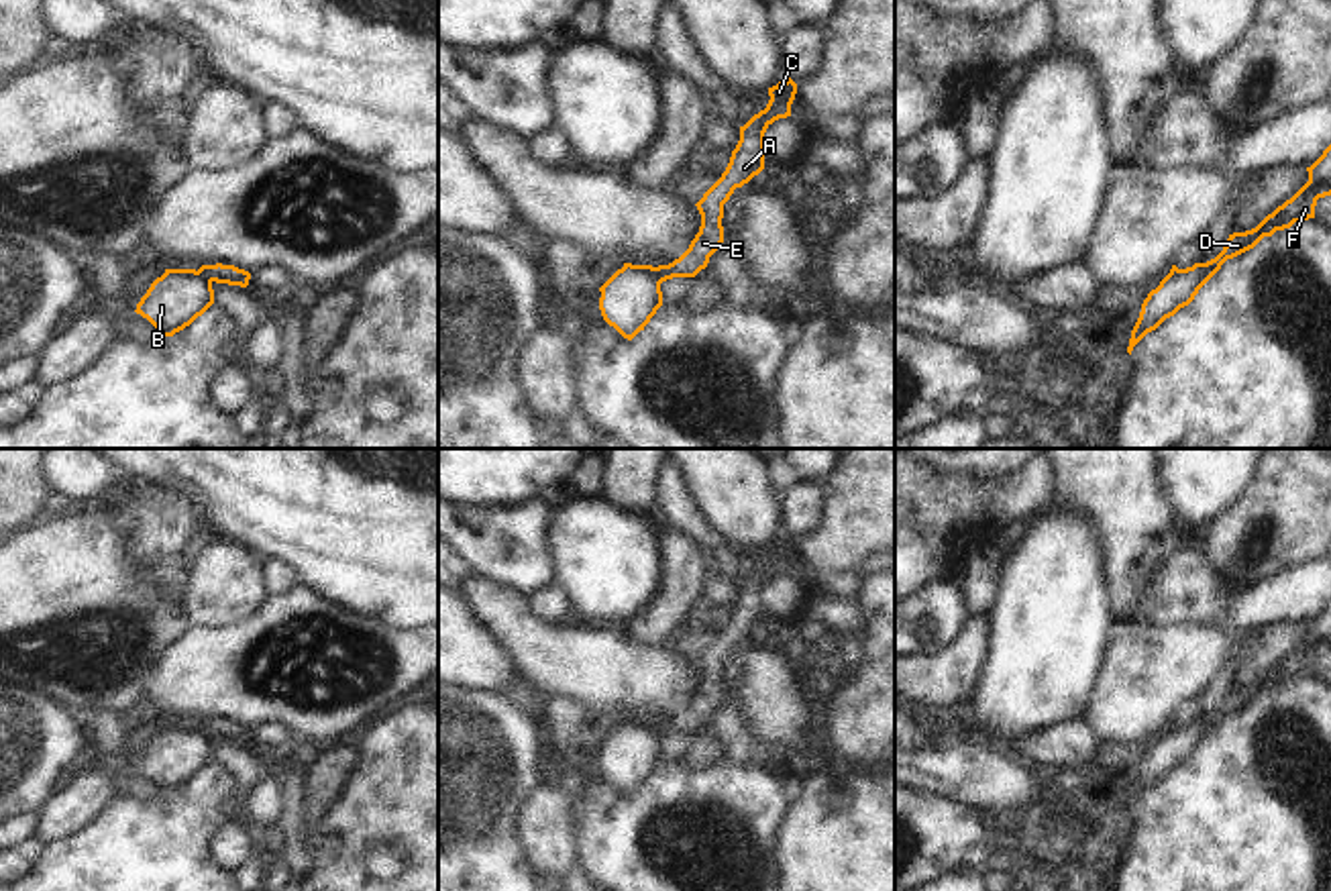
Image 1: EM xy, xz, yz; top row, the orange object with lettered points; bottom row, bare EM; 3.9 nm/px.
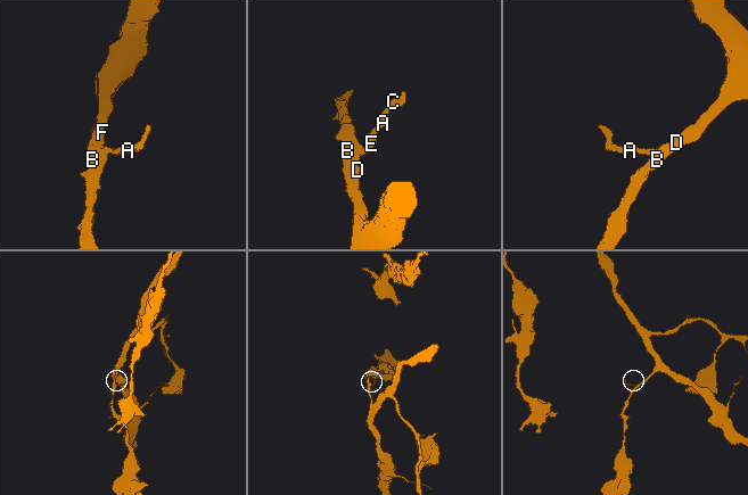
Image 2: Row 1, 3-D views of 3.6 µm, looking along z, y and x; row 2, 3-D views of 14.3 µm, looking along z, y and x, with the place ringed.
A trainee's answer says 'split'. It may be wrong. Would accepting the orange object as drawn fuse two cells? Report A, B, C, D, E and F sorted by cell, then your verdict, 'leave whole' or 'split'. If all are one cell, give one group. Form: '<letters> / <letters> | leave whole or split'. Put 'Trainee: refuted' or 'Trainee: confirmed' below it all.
A C E / B D F | split
Trainee: confirmed

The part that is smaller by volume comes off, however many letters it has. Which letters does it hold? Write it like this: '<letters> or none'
A, C, E

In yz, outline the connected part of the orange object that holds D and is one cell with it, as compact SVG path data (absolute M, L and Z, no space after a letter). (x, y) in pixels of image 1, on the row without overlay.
M1331 601L1311 624L1307 624L1307 628L1309 638L1290 657L1268 671L1256 685L1229 691L1223 707L1215 716L1194 720L1192 724L1176 730L1170 728L1160 742L1148 750L1131 787L1127 803L1129 811L1148 789L1156 787L1166 775L1188 763L1227 716L1254 705L1264 693L1272 693L1276 687L1315 675L1317 657L1331 652Z

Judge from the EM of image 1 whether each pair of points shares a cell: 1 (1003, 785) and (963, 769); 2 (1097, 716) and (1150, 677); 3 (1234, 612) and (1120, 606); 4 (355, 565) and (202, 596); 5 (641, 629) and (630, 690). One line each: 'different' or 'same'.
1: same
2: same
3: different
4: different
5: different

